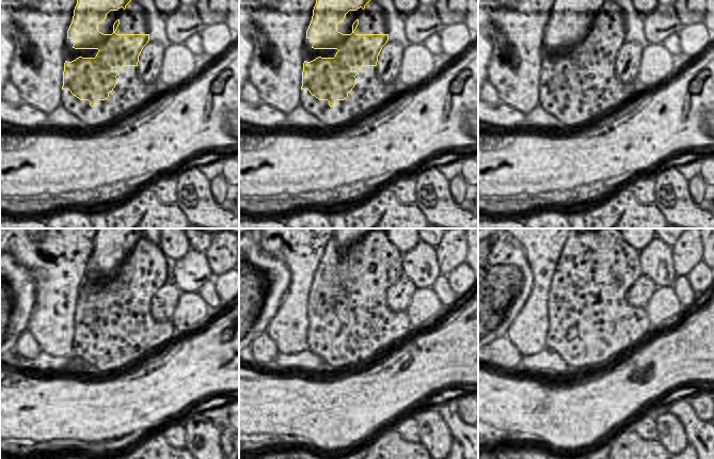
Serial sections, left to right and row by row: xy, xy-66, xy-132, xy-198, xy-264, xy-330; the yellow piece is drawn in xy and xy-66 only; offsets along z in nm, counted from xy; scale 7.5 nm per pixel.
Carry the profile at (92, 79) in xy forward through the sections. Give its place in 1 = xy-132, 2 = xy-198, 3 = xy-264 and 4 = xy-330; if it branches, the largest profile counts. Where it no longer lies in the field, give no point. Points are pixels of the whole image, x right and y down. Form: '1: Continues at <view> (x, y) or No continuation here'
1: Continues at xy-132 (570, 79)
2: Continues at xy-198 (92, 315)
3: Continues at xy-264 (327, 314)
4: Continues at xy-330 (565, 326).

